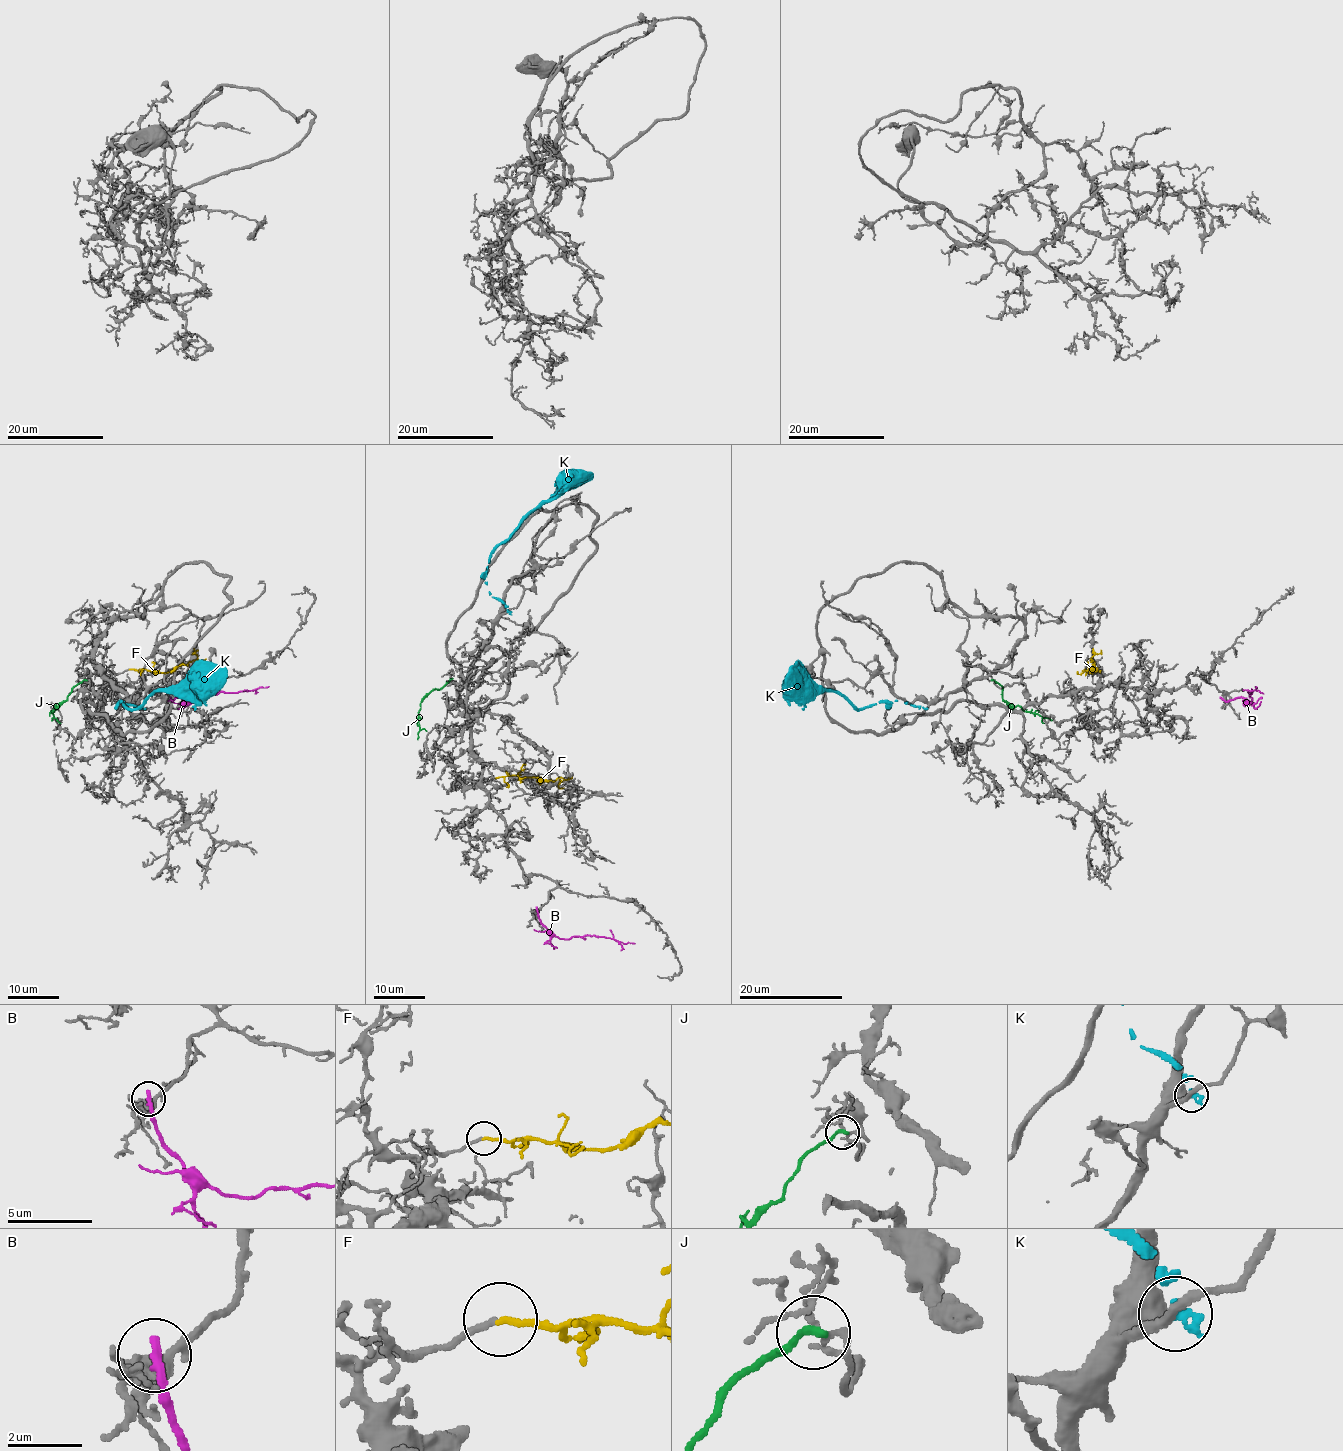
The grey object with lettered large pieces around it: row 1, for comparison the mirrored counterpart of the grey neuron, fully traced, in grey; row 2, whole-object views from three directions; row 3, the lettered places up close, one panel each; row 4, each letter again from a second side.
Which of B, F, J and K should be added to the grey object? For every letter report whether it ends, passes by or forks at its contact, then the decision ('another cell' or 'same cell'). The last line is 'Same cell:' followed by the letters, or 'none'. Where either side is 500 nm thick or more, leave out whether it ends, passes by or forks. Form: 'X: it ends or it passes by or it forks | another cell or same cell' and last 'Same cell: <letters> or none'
B: it ends | another cell
F: it ends | same cell
J: it ends | another cell
K: it ends | another cell
Same cell: F

